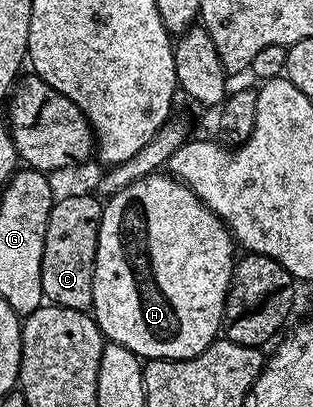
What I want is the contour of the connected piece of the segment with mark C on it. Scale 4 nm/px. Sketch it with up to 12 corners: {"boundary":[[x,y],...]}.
{"boundary":[[58,198],[43,241],[41,293],[88,312],[103,203]]}

